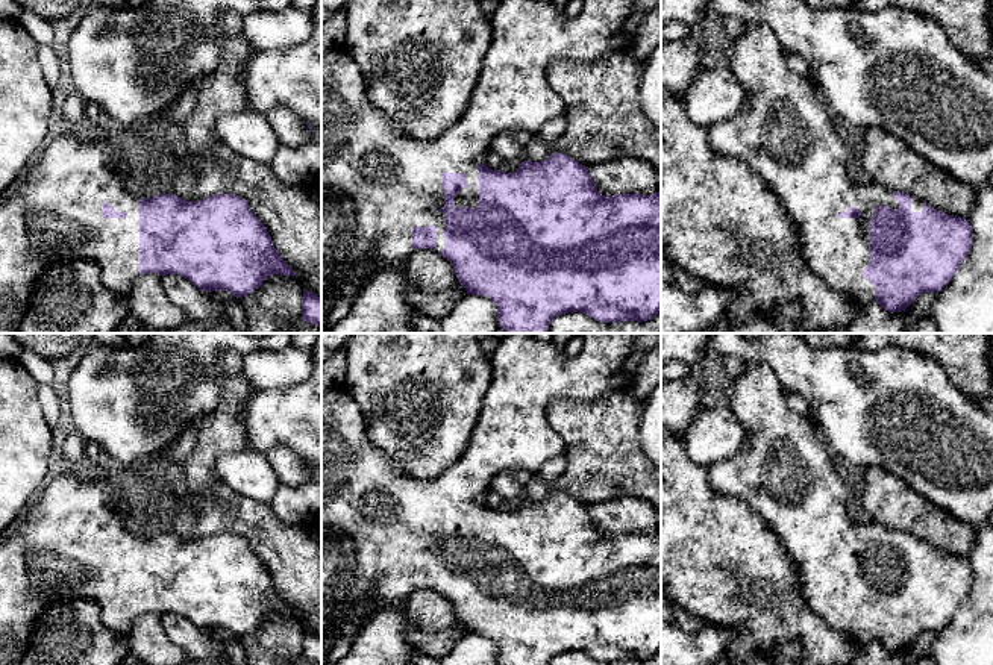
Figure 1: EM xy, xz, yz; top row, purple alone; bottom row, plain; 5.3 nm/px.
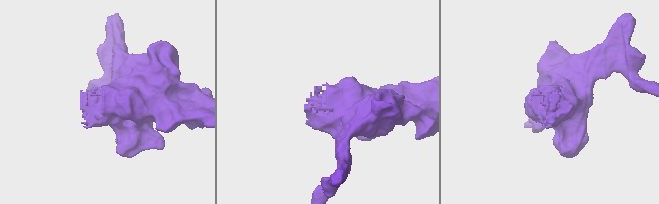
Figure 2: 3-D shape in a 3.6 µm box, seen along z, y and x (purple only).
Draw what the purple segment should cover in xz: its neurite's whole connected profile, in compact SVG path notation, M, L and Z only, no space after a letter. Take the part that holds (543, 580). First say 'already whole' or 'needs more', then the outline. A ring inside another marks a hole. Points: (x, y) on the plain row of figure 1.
needs more; M508 333L505 338L500 338L494 353L490 356L493 380L485 392L482 409L468 445L453 465L434 479L420 479L403 474L394 467L391 457L384 450L377 448L367 439L361 407L344 386L330 388L321 392L321 548L329 539L341 541L343 538L347 538L350 542L347 548L349 571L335 601L321 609L323 627L337 633L355 610L364 607L364 618L358 624L358 629L361 629L379 610L406 606L408 598L415 589L429 588L437 589L452 603L455 613L467 633L484 635L496 644L499 665L549 665L558 654L569 651L582 651L602 662L643 662L661 653L661 530L650 535L602 535L588 512L588 506L562 492L553 492L541 501L523 500L514 512L491 509L484 503L484 497L490 491L491 480L497 473L522 467L535 470L553 457L564 456L565 442L550 427L546 417L546 409L552 398L569 397L578 400L596 400L611 389L629 388L644 354L652 348L661 348L661 333L582 333L581 336L582 350L576 356L564 354L552 342L538 342L532 333Z

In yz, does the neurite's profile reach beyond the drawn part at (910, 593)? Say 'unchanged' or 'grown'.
grown

